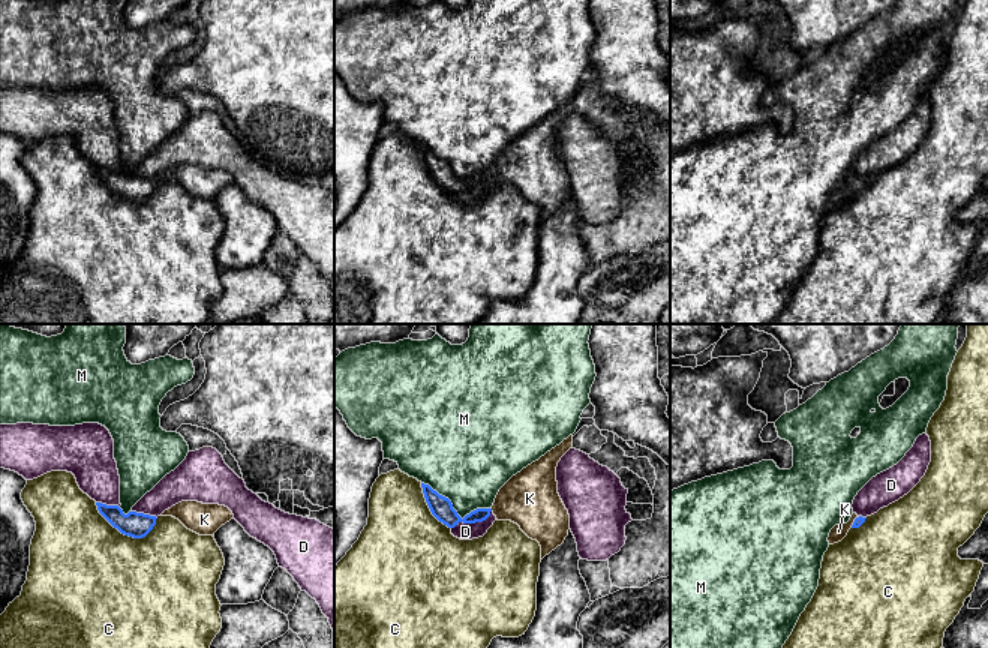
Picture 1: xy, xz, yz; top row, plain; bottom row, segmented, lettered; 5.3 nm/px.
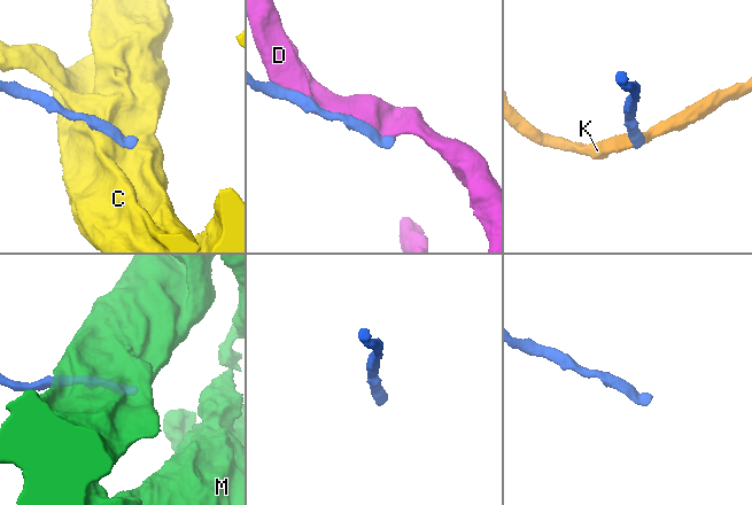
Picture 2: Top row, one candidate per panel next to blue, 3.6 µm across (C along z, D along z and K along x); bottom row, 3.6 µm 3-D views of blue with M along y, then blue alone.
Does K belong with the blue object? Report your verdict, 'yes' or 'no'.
yes

